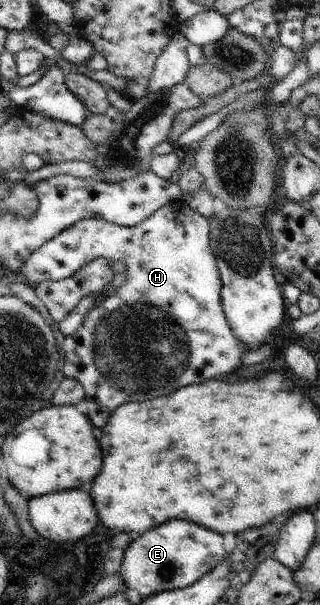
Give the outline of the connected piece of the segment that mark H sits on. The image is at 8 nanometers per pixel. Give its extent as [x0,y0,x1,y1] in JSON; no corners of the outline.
[20,200,246,429]

